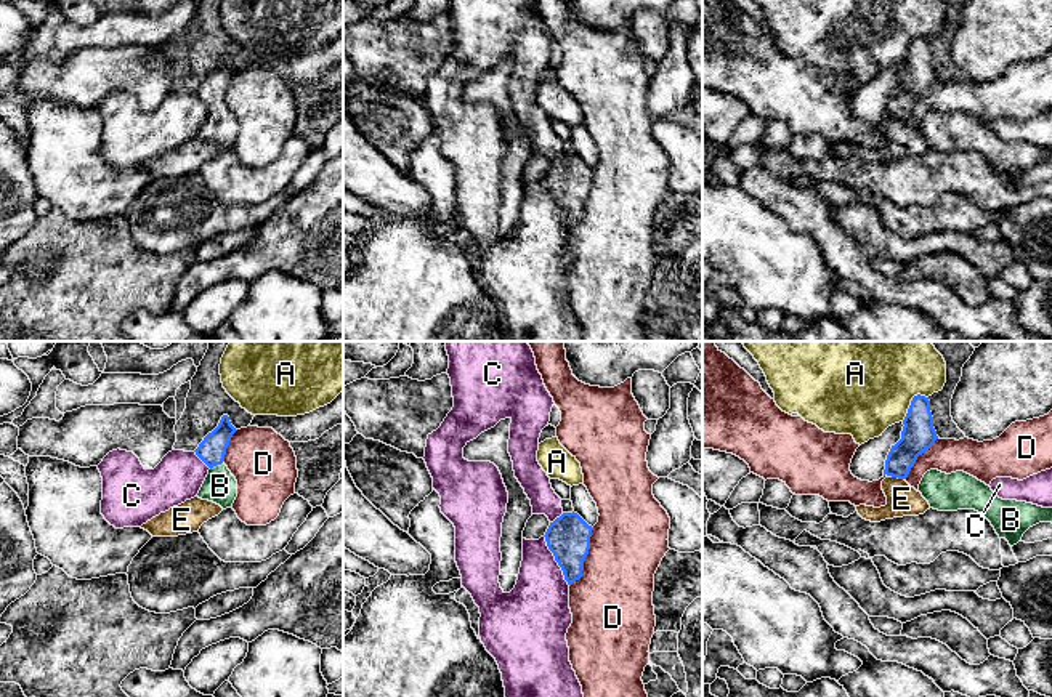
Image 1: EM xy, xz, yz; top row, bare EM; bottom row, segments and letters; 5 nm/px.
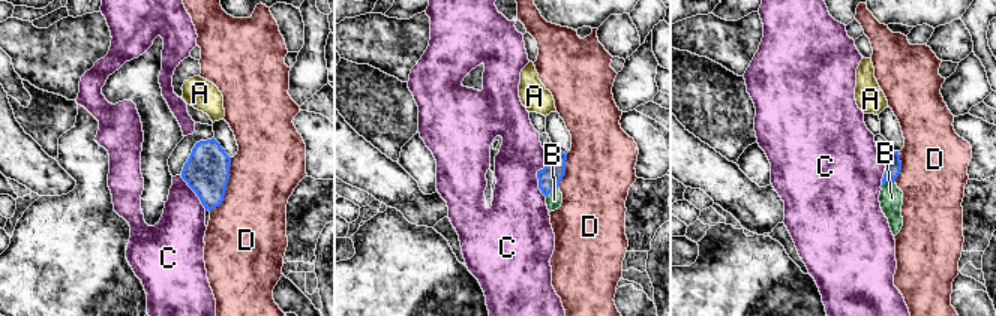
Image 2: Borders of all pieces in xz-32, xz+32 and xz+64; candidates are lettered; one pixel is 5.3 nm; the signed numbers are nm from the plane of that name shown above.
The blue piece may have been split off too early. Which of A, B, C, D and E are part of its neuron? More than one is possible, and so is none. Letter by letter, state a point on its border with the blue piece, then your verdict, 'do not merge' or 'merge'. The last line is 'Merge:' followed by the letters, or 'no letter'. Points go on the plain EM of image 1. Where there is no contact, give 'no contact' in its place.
A: yz (911, 44) | do not merge
B: xy (215, 106) | merge
C: xz (555, 201) | do not merge
D: xz (584, 199) | do not merge
E: yz (898, 119) | do not merge
Merge: B

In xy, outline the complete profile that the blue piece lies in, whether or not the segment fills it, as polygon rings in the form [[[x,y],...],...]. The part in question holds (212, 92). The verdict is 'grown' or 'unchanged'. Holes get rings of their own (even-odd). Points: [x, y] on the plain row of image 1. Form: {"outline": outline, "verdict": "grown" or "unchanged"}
{"outline": [[[223,56],[218,67],[208,74],[194,91],[210,109],[197,138],[213,143],[223,151],[231,149],[237,138],[237,122],[223,104],[226,90],[236,72],[237,71],[231,66],[229,58]]], "verdict": "grown"}

